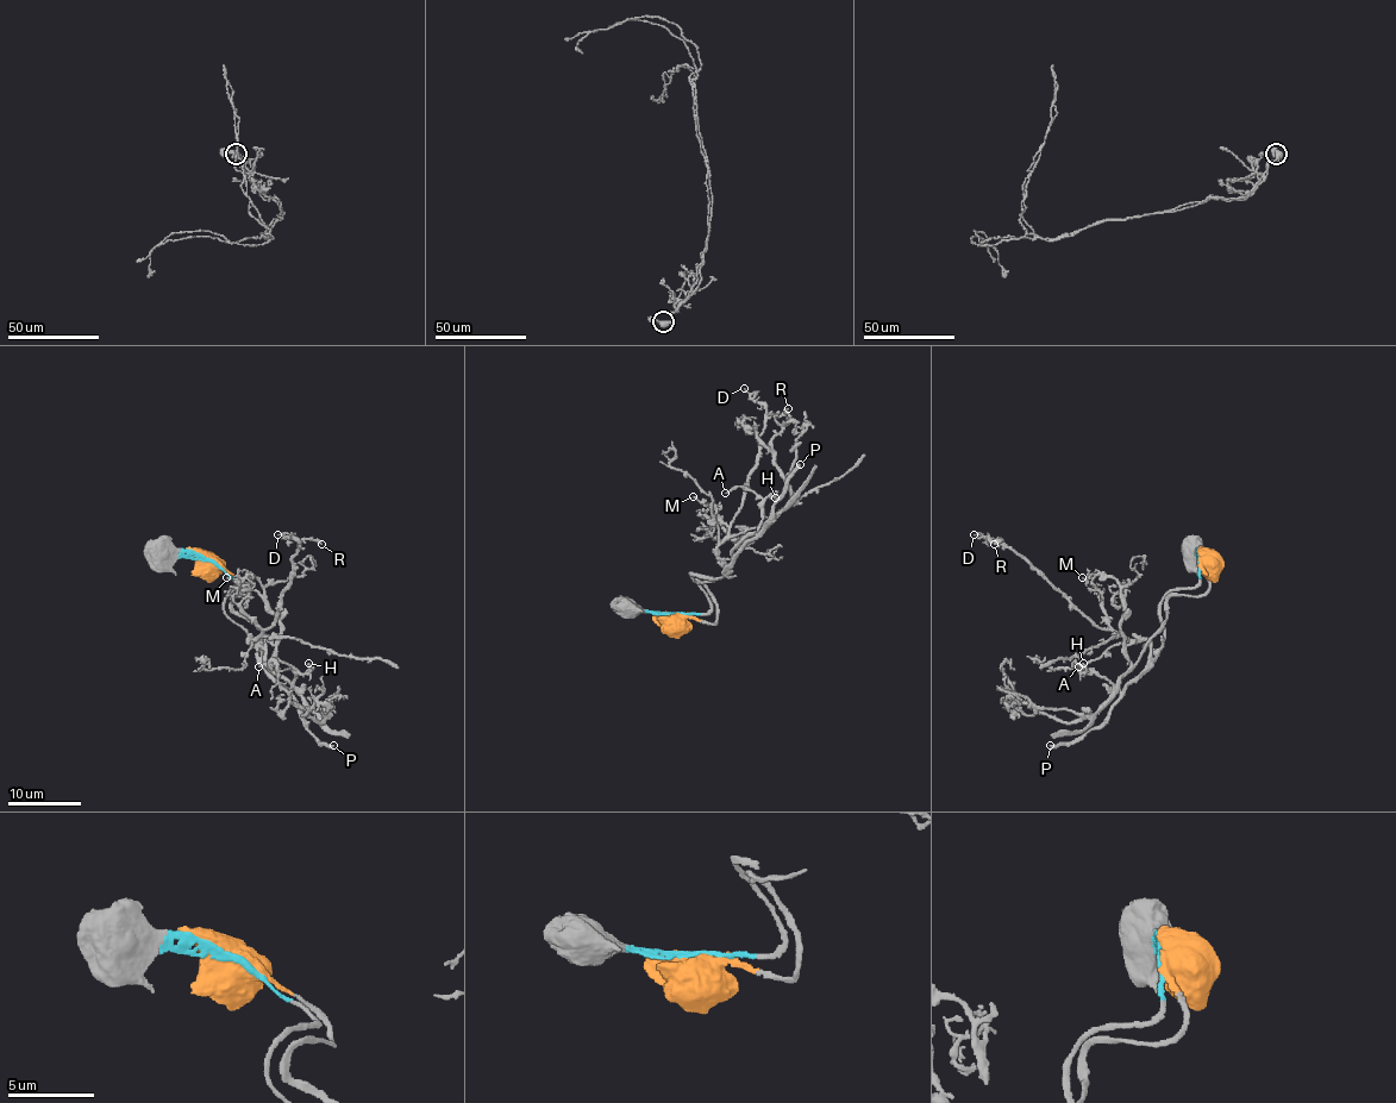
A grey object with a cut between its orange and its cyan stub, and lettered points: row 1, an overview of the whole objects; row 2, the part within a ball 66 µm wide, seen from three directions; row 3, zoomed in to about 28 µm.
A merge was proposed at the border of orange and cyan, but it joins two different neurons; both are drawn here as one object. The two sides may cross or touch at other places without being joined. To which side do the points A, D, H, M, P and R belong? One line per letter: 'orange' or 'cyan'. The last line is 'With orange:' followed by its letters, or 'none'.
A: cyan
D: cyan
H: cyan
M: orange
P: cyan
R: cyan
With orange: M

